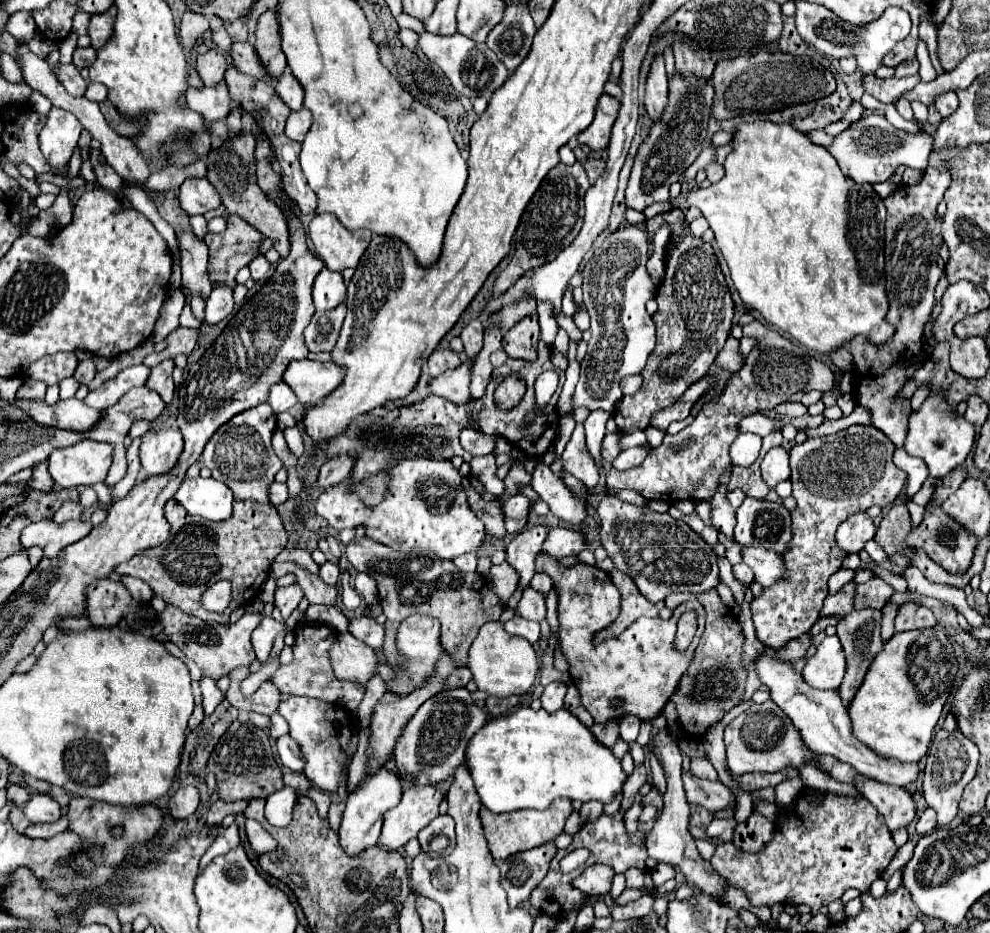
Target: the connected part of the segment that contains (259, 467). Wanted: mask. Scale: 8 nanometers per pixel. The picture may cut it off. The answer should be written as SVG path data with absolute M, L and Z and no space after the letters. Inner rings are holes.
M269 403L247 409L247 413L239 413L233 417L207 441L207 449L203 449L203 465L211 469L211 477L223 481L235 495L237 501L259 501L259 505L269 505L269 487L275 481L275 473L283 467L279 457L271 447L255 447L249 453L247 461L247 445L271 445L271 435L275 433L275 413Z

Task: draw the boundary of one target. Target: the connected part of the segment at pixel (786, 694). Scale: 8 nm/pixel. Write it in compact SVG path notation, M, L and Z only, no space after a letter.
M761 653L757 659L757 673L763 685L769 687L771 699L783 709L787 717L791 717L793 725L799 729L803 741L813 749L815 753L821 755L833 755L835 759L849 763L855 767L859 773L865 777L871 777L881 783L897 785L897 787L909 787L911 783L919 781L919 763L897 763L897 761L885 761L883 757L875 755L871 749L867 749L861 741L857 741L851 733L851 721L849 715L843 707L843 701L837 691L821 691L821 689L811 689L801 677L801 673L795 673L791 669L791 663L775 661Z

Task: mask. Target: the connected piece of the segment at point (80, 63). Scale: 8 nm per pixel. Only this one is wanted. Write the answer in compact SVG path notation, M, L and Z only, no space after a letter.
M87 47L87 49L75 49L75 53L73 53L73 63L79 67L79 69L83 69L83 67L89 67L93 61L95 61L95 49L91 49L91 47Z

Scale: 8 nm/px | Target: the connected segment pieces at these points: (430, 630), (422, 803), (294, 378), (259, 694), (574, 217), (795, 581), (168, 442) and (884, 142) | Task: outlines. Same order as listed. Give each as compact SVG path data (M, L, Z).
M411 615L411 617L407 617L399 627L397 647L405 655L405 663L401 665L401 669L405 673L399 673L395 677L395 681L387 683L387 689L395 691L399 695L407 695L407 693L411 693L411 689L419 687L433 673L433 665L437 663L437 659L443 653L443 649L439 647L439 621L429 617L429 615Z
M413 785L403 791L401 803L385 813L381 829L381 845L397 851L409 839L439 815L439 805L445 799L445 793L435 785Z
M291 361L283 381L293 387L299 403L309 407L323 401L323 397L327 397L327 393L331 393L331 389L343 381L343 367L335 365L333 361Z
M239 667L239 669L233 669L229 673L229 679L231 679L231 685L227 689L227 701L237 707L239 711L255 711L255 713L263 713L263 715L273 715L277 713L279 709L279 703L281 703L281 693L279 689L275 689L275 685L271 681L265 681L257 691L255 695L251 697L245 697L239 689L241 681L249 675L249 669L247 667Z
M559 163L557 167L553 167L551 171L549 171L549 175L543 179L543 183L541 183L541 187L537 189L537 193L533 195L533 199L529 201L529 205L527 205L527 209L525 209L525 213L523 213L523 217L521 217L521 223L519 223L519 227L517 227L517 231L515 231L515 253L513 253L513 259L509 261L509 265L501 271L501 275L497 277L497 281L495 281L495 287L493 287L493 295L497 297L497 295L501 295L501 293L505 293L511 285L515 285L515 281L525 273L525 271L529 271L529 269L533 269L533 267L539 267L539 265L543 265L543 263L547 263L547 261L553 261L565 247L569 247L571 243L573 243L573 239L579 235L579 229L581 229L581 225L583 225L583 217L585 217L585 207L583 207L583 195L585 195L585 191L591 187L591 183L589 183L589 179L587 179L587 173L585 173L585 169L583 171L573 171L573 165L571 165L571 171L569 171L569 165L565 165L565 163Z
M851 425L819 441L821 445L813 453L811 439L791 449L791 483L797 507L791 511L793 539L783 553L787 577L763 589L763 595L751 603L757 637L769 647L781 647L789 639L807 633L819 619L827 597L827 579L841 567L845 557L835 543L835 531L845 517L865 511L871 505L889 507L899 497L907 479L905 471L893 463L895 445L873 425Z
M165 429L165 431L147 431L143 435L143 443L139 449L143 473L149 477L157 477L161 473L169 473L177 461L179 453L183 451L183 437L179 429Z
M871 113L851 123L843 133L835 135L829 147L829 153L839 161L843 175L851 177L853 181L881 183L881 181L887 181L899 165L907 165L913 169L925 169L927 157L931 153L931 145L933 141L929 133L911 135L911 133L899 131L885 117Z

